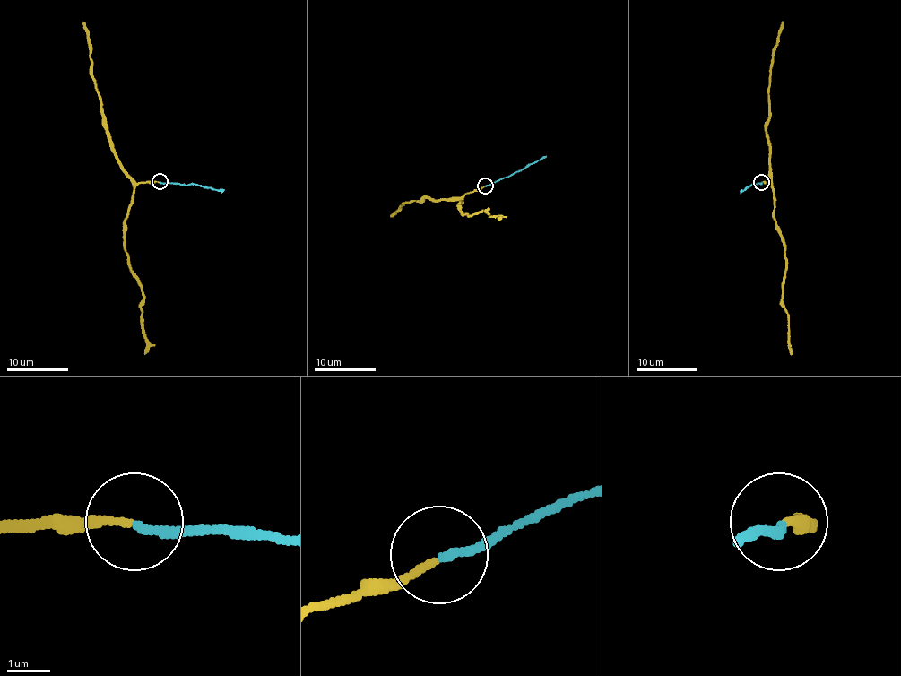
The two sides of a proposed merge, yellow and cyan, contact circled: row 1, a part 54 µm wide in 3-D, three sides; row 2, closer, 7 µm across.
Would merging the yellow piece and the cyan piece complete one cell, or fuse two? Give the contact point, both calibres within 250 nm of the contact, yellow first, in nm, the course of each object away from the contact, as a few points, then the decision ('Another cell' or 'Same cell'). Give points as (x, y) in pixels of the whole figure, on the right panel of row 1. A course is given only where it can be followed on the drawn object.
Place: (761, 182). Thickness 150 nm (yellow) against 190 nm. Course of yellow: (761, 182), (766, 182), (772, 188), (775, 229), (781, 238), (785, 268), (783, 298), (788, 316), (792, 354). Course of cyan: (761, 182), (740, 190). Same cell

